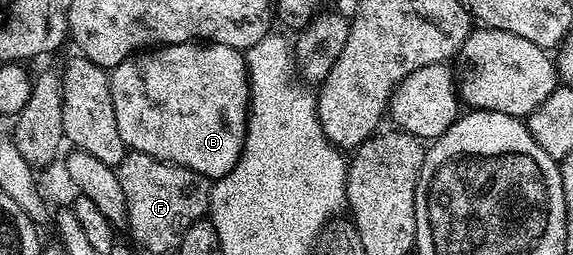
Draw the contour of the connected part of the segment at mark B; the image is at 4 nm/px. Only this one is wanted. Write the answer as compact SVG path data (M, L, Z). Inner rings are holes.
M210 43L151 47L124 59L121 64L110 70L109 76L113 103L117 111L117 131L121 131L121 139L127 144L128 150L155 157L158 161L167 162L168 165L180 165L186 169L192 169L208 179L224 177L235 166L243 150L243 139L247 134L247 114L251 104L251 81L247 77L247 59L240 50Z

